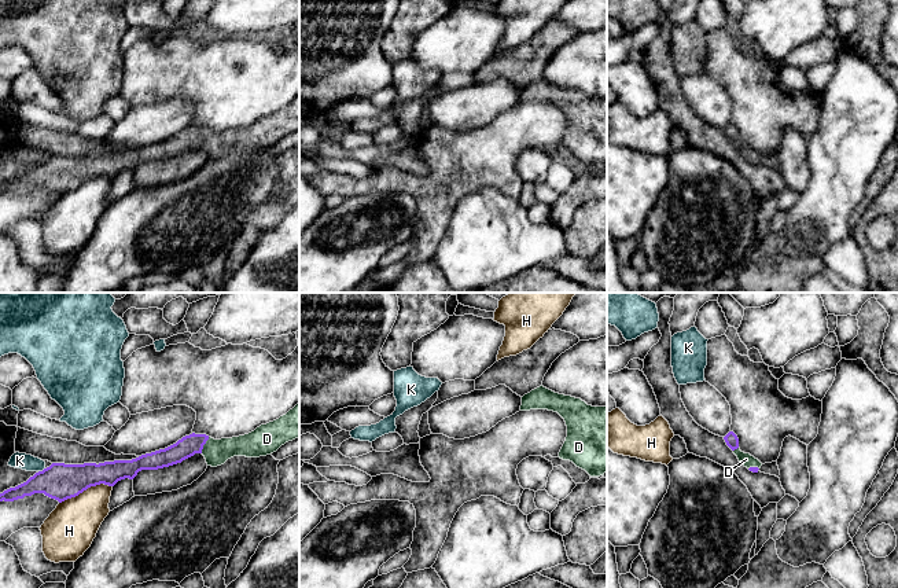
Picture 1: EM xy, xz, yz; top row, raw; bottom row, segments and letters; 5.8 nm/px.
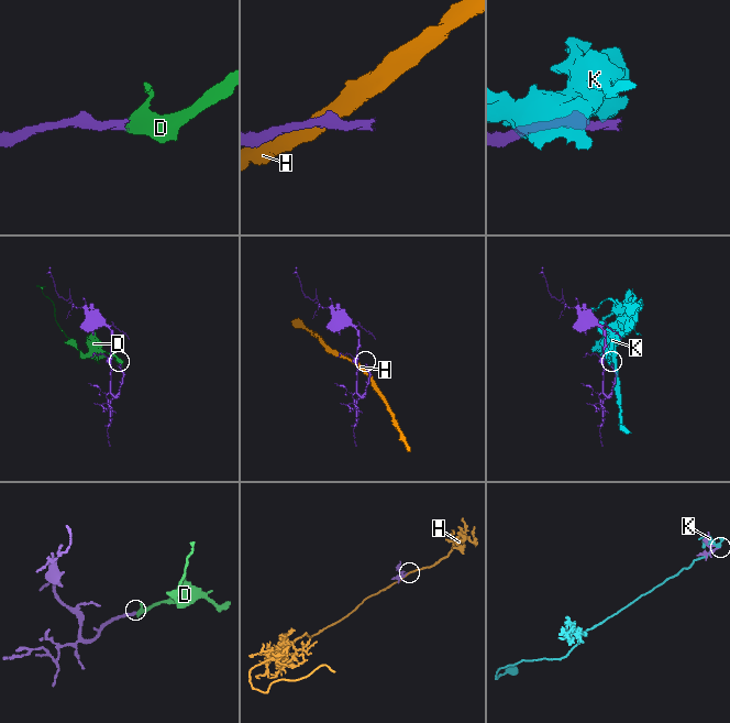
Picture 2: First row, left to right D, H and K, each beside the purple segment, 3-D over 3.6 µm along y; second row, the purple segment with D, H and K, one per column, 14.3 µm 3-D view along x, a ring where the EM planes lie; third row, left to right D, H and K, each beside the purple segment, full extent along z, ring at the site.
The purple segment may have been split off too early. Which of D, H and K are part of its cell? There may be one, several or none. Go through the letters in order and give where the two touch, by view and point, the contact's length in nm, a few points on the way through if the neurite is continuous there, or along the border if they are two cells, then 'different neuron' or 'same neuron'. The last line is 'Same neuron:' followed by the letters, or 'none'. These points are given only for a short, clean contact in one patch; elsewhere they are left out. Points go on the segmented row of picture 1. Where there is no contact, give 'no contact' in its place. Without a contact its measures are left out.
D: xy (203, 444) | 110 nm | across xy (188, 445), (203, 444), (216, 452) | same neuron
H: xy (85, 489) | 320 nm | along xy (111, 485), (91, 485), (59, 503) | different neuron
K: xy (43, 470) | 50 nm | different neuron
Same neuron: D

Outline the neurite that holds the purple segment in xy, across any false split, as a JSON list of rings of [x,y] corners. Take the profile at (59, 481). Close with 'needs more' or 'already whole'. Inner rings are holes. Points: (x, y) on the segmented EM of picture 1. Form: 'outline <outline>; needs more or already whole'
outline [[[299,403],[279,419],[261,425],[254,431],[214,440],[206,434],[189,434],[176,444],[132,460],[104,463],[65,464],[52,463],[26,482],[0,493],[0,501],[14,501],[44,493],[59,503],[76,497],[100,484],[114,486],[118,481],[133,479],[141,470],[169,467],[202,453],[207,466],[217,467],[233,456],[260,457],[276,452],[288,441],[299,438]]]; needs more

